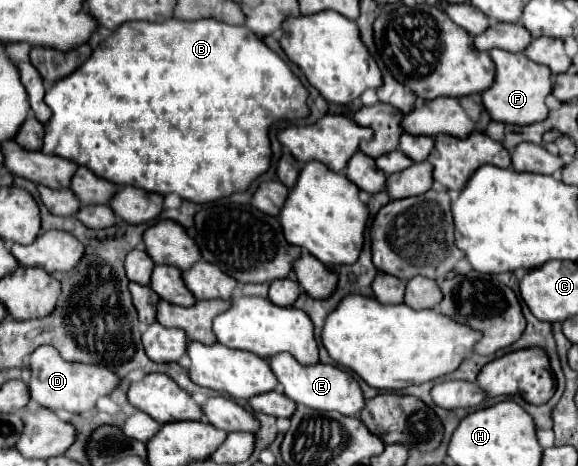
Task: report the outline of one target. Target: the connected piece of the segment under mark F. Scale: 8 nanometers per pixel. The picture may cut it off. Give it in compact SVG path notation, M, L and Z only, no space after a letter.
M490 49L488 53L496 65L494 83L482 93L482 105L490 119L510 125L532 125L542 121L548 115L544 99L552 91L550 69L530 61L524 53L508 53L504 49Z

